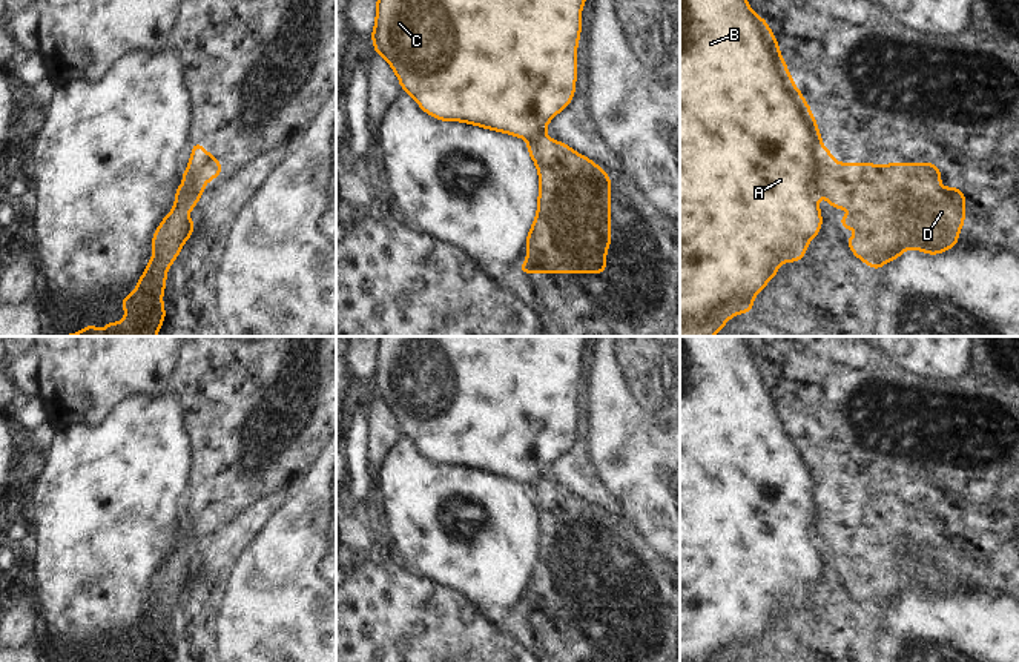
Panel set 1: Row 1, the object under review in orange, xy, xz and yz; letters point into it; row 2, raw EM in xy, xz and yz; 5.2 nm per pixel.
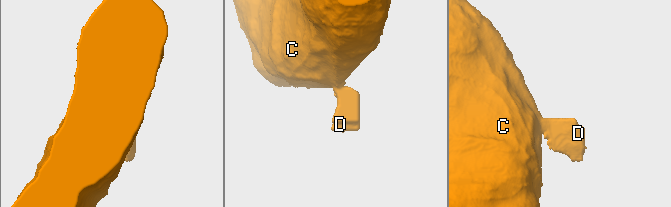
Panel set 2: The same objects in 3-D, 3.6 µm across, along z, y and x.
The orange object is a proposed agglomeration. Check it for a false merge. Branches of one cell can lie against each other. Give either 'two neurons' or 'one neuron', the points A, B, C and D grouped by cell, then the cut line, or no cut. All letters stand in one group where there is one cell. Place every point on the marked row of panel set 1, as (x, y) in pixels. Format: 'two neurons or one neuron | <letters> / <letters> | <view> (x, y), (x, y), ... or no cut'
two neurons | A B C / D | yz (835, 162), (824, 171), (823, 194)

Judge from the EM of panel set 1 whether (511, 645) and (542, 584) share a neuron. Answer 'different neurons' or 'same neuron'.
different neurons

